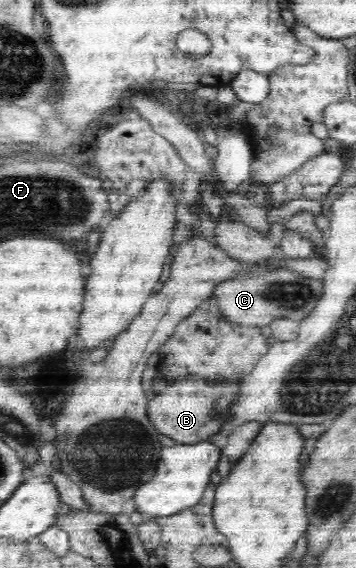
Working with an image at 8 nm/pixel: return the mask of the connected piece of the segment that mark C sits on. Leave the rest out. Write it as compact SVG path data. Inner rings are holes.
M274 269L257 275L238 275L233 279L219 282L214 289L220 314L230 323L244 327L260 327L265 330L276 319L302 322L310 314L322 296L323 284L320 280L308 278L290 269Z

